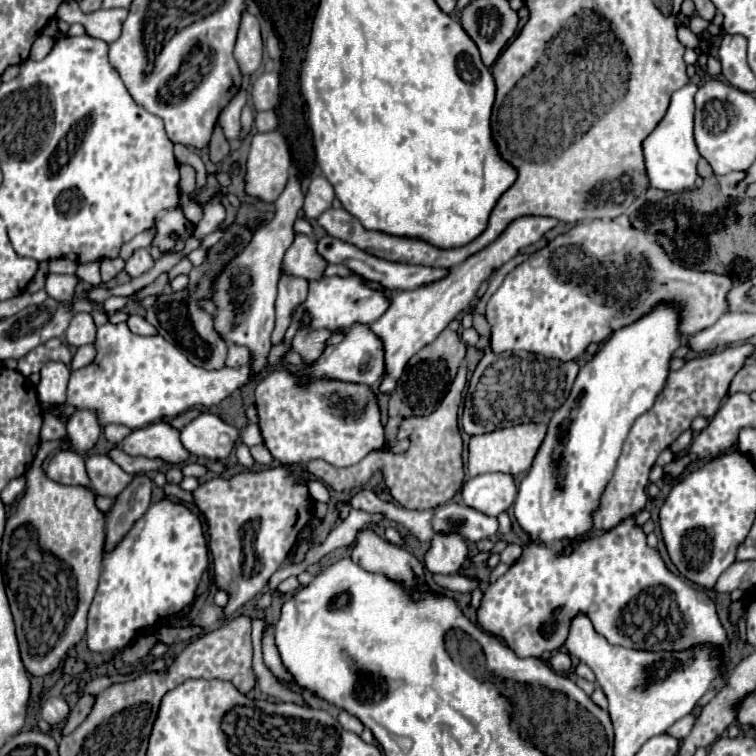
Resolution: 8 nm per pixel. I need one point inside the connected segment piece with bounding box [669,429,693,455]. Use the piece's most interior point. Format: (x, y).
(682, 443)

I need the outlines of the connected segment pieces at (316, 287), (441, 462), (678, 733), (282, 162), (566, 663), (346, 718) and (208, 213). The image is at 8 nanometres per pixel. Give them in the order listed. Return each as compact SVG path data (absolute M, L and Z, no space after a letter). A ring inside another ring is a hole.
M354 275L354 277L324 277L320 281L310 281L308 299L294 313L294 323L290 325L284 343L272 347L270 357L268 357L268 365L274 367L274 365L284 361L282 357L284 357L284 353L290 351L290 341L298 331L298 323L300 323L304 311L308 311L312 315L312 327L314 329L322 329L322 327L326 327L326 329L340 329L340 327L348 329L354 323L368 323L370 325L388 309L388 305L390 305L390 301L380 291L372 291L370 287L366 287L358 275Z
M462 365L458 377L454 379L442 405L428 417L404 419L398 431L398 439L410 439L410 449L402 455L392 455L386 451L374 451L366 455L360 463L338 469L326 461L310 461L306 465L308 473L330 485L334 491L346 491L354 487L354 477L370 477L376 469L384 469L386 489L392 493L394 501L404 509L434 509L452 501L464 483L462 467L462 437L458 431L458 409L462 405L462 393L466 385L466 367Z
M696 715L682 717L680 721L676 721L676 725L672 725L672 729L666 729L666 733L672 735L672 737L676 737L676 739L684 739L684 737L690 733L694 721L696 721Z
M256 133L246 159L246 193L266 203L274 203L284 191L290 169L290 153L280 133Z
M558 651L558 653L552 655L552 659L549 659L549 665L556 673L564 673L564 671L568 671L572 667L572 661L570 661L568 653Z
M342 711L340 717L338 717L338 721L340 721L340 725L342 725L344 729L348 729L348 731L352 731L352 733L356 733L356 735L360 735L360 733L364 731L364 725L360 723L360 719L352 717L348 711Z
M214 197L210 203L204 203L204 217L198 225L194 225L194 237L204 237L218 229L218 225L224 221L226 211L220 205L220 197Z

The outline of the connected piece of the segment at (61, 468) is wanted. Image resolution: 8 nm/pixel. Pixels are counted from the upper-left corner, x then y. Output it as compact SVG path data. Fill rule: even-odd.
M70 449L58 451L50 459L46 475L52 477L52 481L62 483L62 485L86 485L86 487L90 487L90 479L88 479L86 469L84 469L84 459ZM50 469L52 469L52 475L50 475Z

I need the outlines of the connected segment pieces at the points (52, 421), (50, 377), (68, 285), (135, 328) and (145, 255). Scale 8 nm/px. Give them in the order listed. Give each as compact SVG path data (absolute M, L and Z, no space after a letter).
M46 413L42 425L42 441L62 441L62 439L66 439L66 425L58 421L54 415Z
M50 361L40 371L42 379L38 383L38 399L42 403L66 403L66 387L70 369L64 363Z
M48 275L46 293L60 303L72 303L76 285L78 285L76 275Z
M130 315L130 319L128 319L128 329L130 329L132 333L144 335L144 337L148 337L148 335L158 335L158 333L156 333L156 327L150 325L150 323L148 323L144 317L140 317L140 315Z
M138 249L126 263L126 273L130 277L140 277L142 273L150 271L154 267L154 259L150 257L148 249Z

